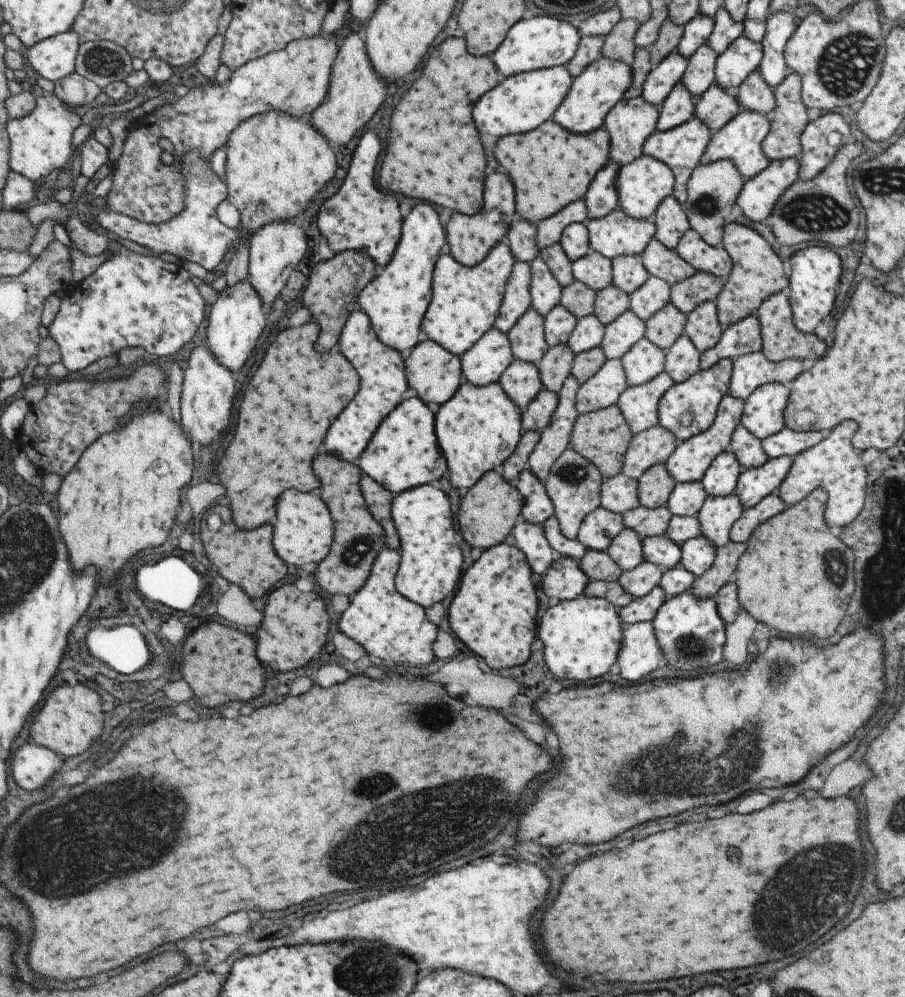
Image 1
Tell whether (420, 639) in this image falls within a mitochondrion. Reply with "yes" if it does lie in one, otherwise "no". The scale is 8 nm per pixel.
no

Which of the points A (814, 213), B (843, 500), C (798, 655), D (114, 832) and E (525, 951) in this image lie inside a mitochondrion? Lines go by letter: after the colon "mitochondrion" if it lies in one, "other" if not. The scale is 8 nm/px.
A: mitochondrion
B: other
C: mitochondrion
D: mitochondrion
E: other

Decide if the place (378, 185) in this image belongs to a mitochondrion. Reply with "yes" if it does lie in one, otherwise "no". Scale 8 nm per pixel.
no

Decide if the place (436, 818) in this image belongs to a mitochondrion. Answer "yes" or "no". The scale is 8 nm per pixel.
yes

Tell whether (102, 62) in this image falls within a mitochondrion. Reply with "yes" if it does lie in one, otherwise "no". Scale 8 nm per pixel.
yes

